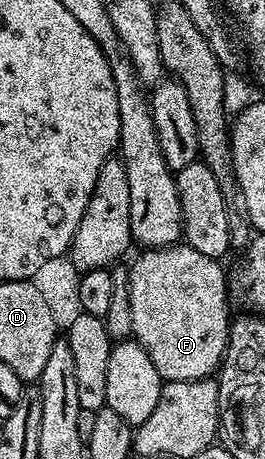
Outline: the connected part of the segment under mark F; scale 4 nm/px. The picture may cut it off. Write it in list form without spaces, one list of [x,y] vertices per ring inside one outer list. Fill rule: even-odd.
[[[184,244],[140,252],[127,266],[132,337],[151,356],[151,364],[165,382],[212,375],[225,356],[231,321],[227,274],[221,271],[222,263]]]

